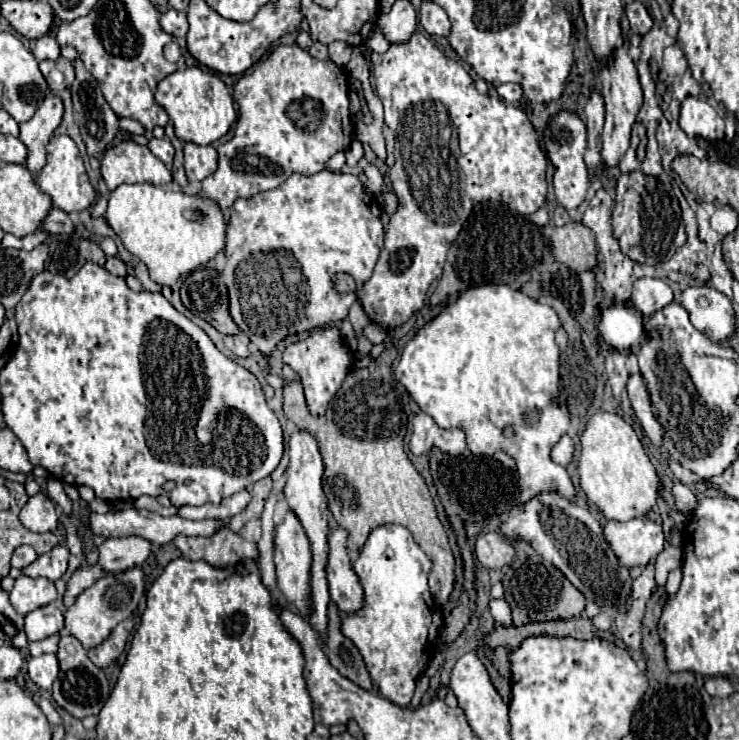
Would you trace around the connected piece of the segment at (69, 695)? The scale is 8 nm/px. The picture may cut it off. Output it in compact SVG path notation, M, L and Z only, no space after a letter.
M62 633L60 649L58 649L56 657L60 661L60 675L54 681L54 689L52 689L54 701L78 719L84 719L88 715L98 715L102 705L106 703L106 699L110 695L110 687L108 687L108 679L106 679L104 671L98 669L90 661L88 651L82 647L82 643L78 639L74 639L72 635L68 635L68 633Z

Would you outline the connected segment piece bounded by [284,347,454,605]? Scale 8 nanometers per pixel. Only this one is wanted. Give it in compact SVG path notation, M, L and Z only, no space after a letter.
M388 347L368 367L350 371L326 415L320 419L306 411L300 381L288 381L284 385L284 415L298 429L312 433L318 441L324 459L324 493L336 523L348 531L348 549L360 551L374 527L386 523L406 527L432 561L428 577L430 591L434 599L444 605L454 587L454 557L428 487L404 453L406 417L394 393L390 369L392 353L392 347Z

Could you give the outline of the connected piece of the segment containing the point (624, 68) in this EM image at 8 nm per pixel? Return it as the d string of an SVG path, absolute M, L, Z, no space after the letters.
M624 39L624 47L620 47L614 53L614 61L604 65L600 69L600 81L602 81L602 97L606 101L606 125L602 131L602 163L606 167L618 167L620 159L630 147L630 129L634 125L634 117L642 107L642 89L638 83L636 65L628 57L628 39Z

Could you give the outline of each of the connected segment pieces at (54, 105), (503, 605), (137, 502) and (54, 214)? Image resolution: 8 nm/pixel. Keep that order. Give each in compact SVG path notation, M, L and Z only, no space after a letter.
M46 95L36 115L20 125L18 139L28 149L28 157L24 163L28 171L38 173L46 165L46 145L48 139L54 135L54 129L60 125L62 113L64 113L62 99L56 95Z
M490 599L490 613L498 623L512 623L512 611L506 599Z
M142 495L138 499L134 499L134 507L138 509L146 509L146 511L154 511L158 515L176 515L176 509L174 507L162 507L154 497L150 495Z
M52 207L38 229L46 231L46 233L74 233L74 223L70 221L68 213Z

